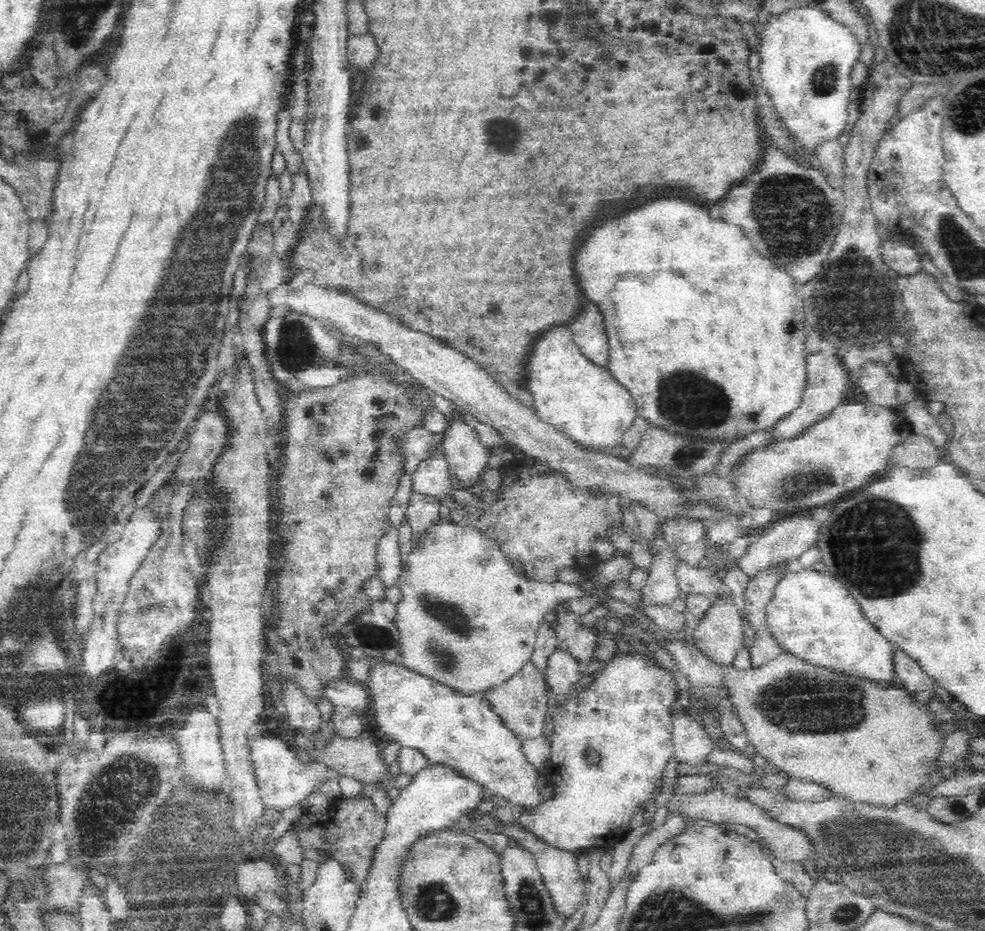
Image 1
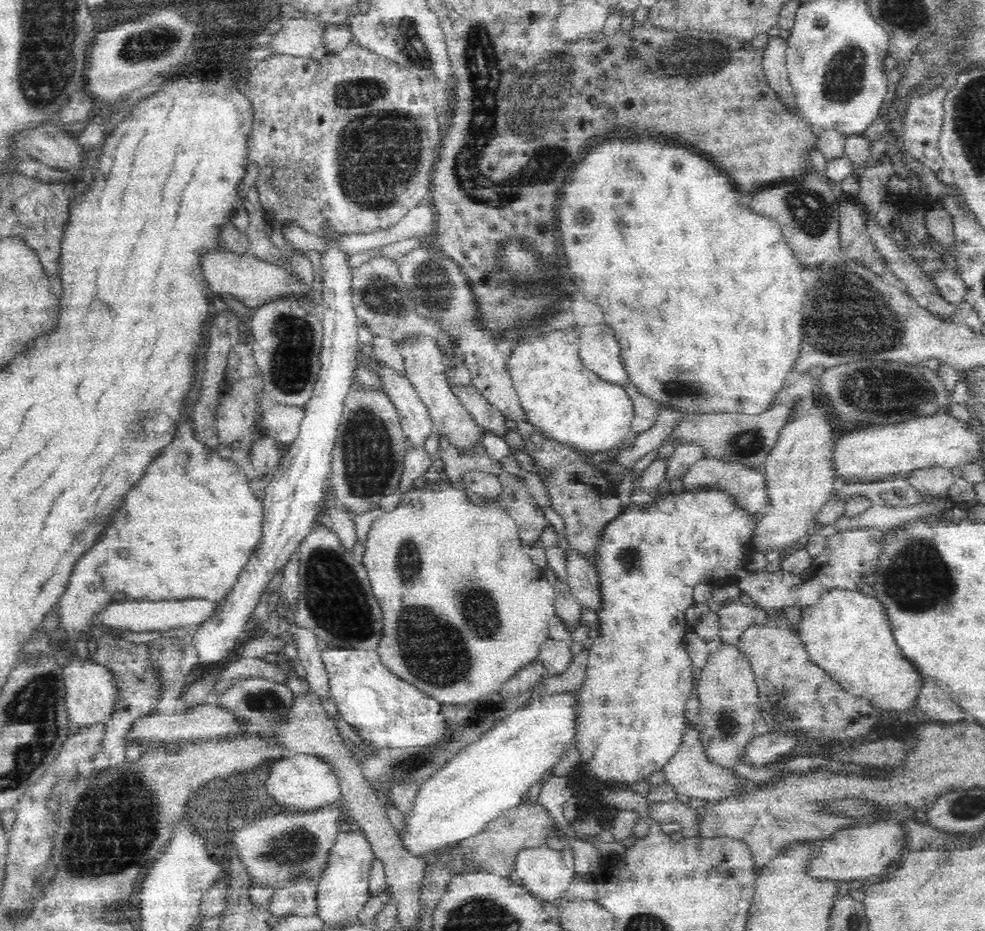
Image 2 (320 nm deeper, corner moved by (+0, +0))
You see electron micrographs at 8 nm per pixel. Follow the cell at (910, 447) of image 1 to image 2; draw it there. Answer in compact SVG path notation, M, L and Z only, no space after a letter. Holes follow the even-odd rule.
M931 466L911 470L904 476L907 482L921 494L942 495L950 492L954 482L951 469L943 466Z

